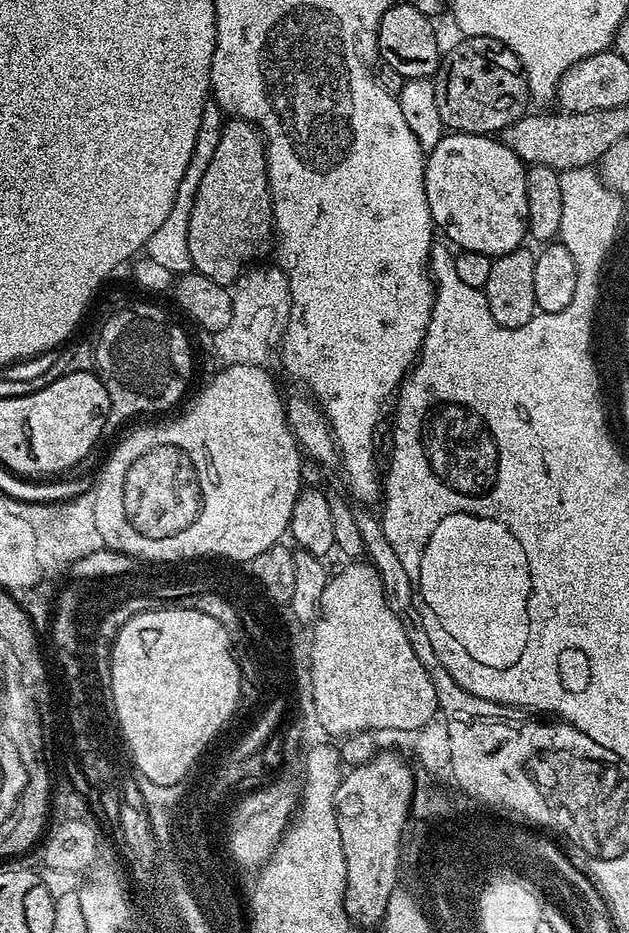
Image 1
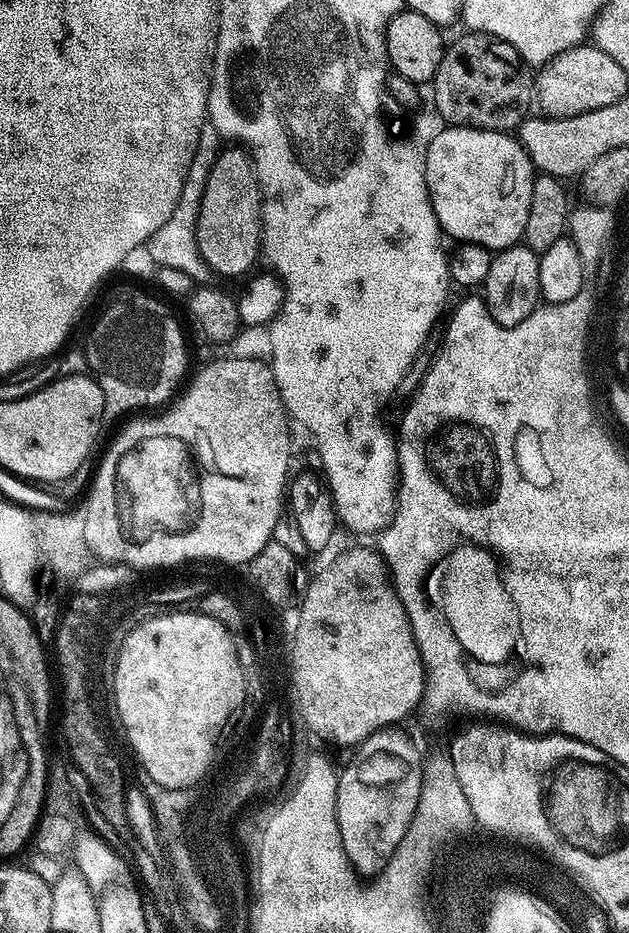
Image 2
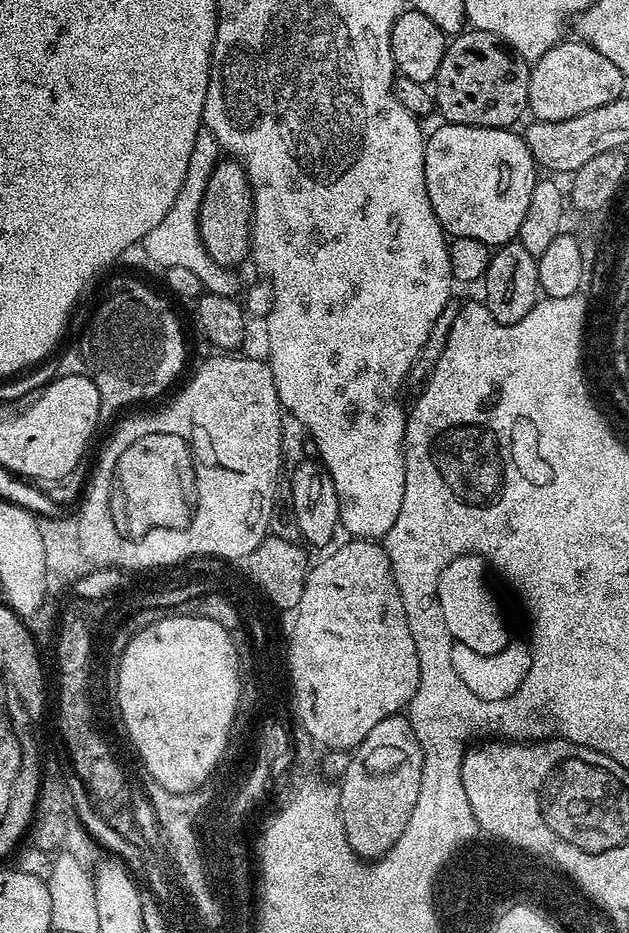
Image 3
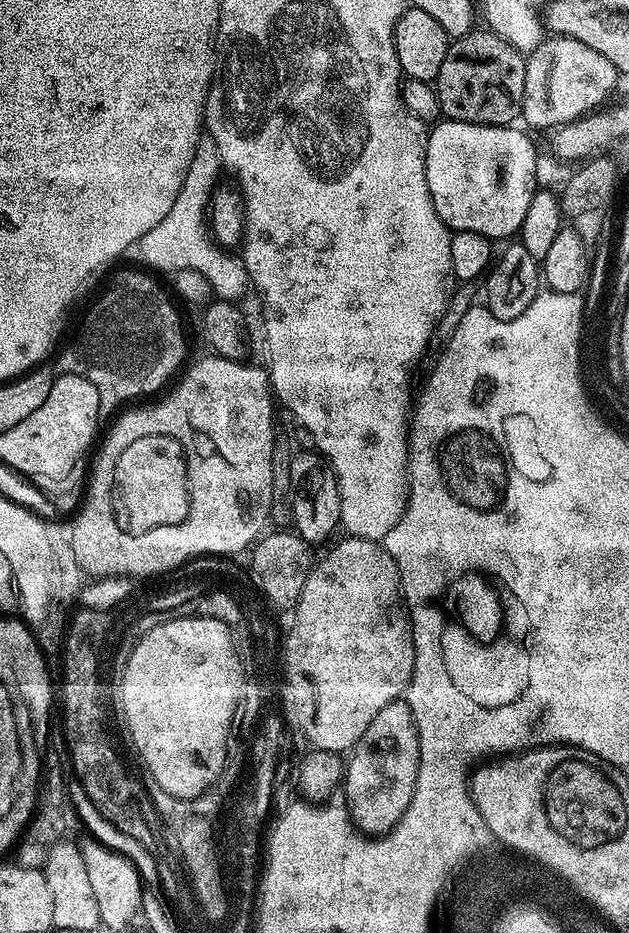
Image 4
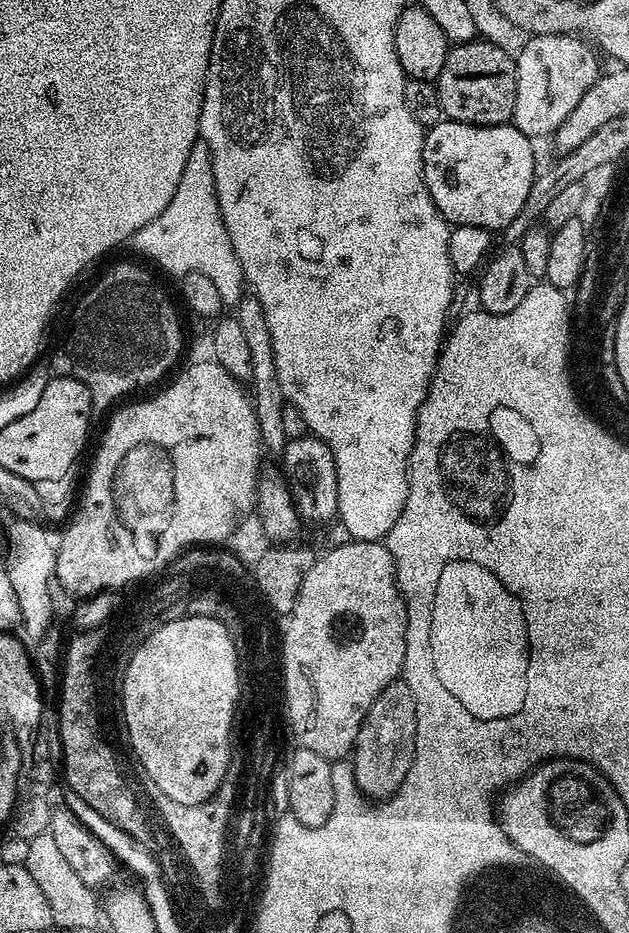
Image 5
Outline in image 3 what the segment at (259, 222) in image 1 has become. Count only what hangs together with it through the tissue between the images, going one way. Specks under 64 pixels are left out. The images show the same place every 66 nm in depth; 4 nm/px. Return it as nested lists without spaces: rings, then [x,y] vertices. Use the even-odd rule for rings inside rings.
[[[221,159],[210,176],[200,207],[200,237],[214,262],[237,266],[249,259],[252,247],[252,190],[248,187],[243,167],[235,159]]]

